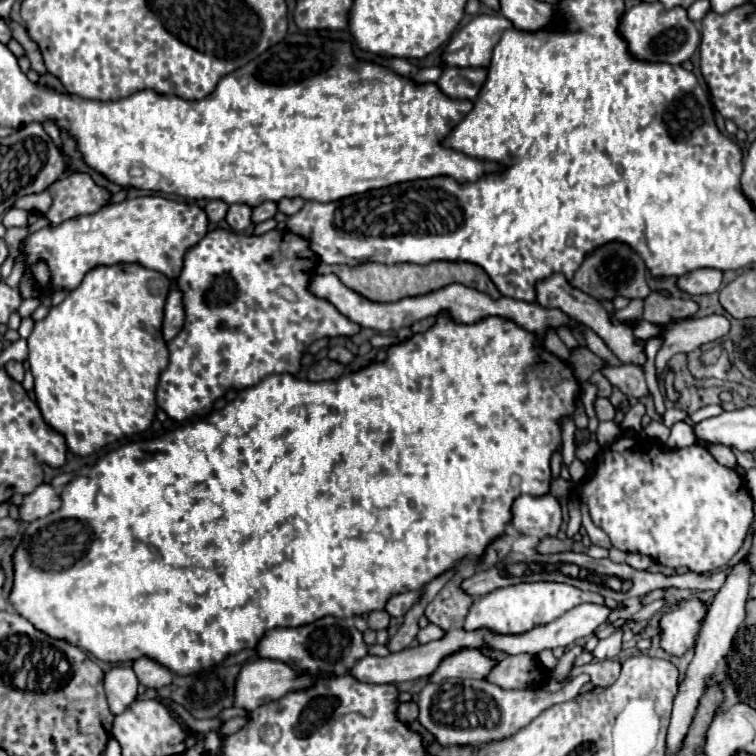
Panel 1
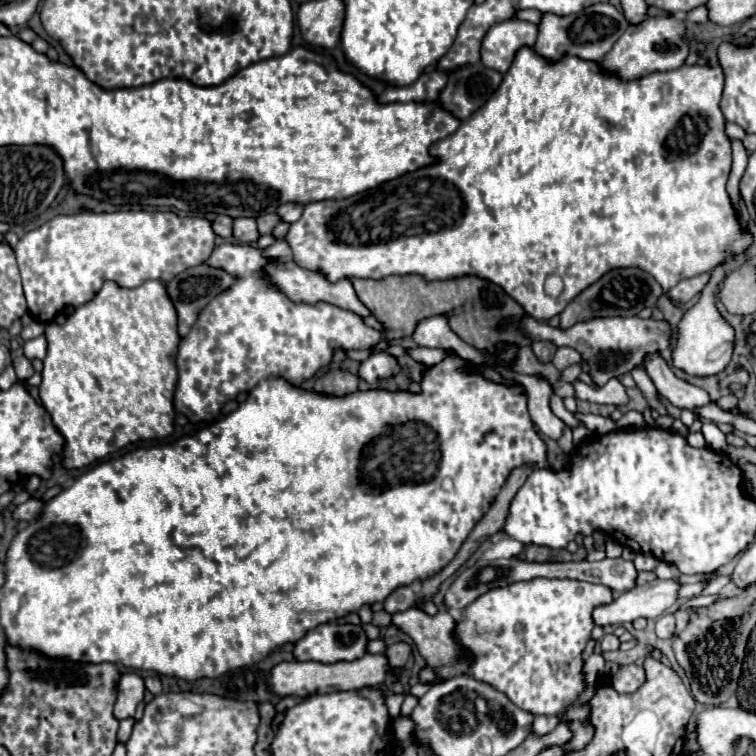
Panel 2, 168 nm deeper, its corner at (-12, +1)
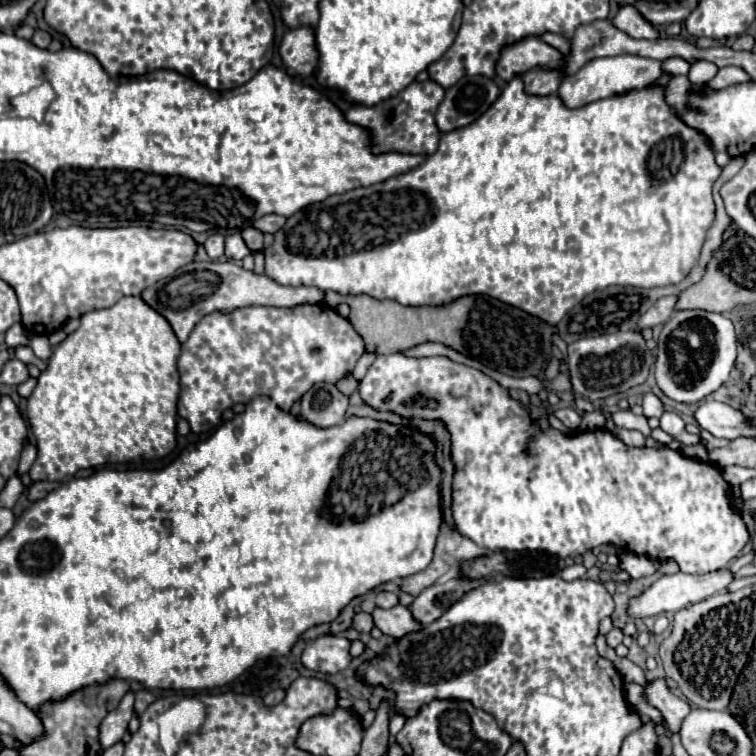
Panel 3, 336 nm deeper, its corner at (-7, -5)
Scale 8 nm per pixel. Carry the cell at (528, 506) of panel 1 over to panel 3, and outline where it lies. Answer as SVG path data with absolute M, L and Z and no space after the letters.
M403 353L379 355L379 357L375 357L367 375L363 377L363 381L359 385L359 395L369 407L373 407L377 411L391 411L405 419L429 419L429 421L439 419L445 423L445 427L451 433L451 461L455 467L453 485L451 485L453 523L455 523L455 529L463 537L475 541L481 547L487 547L493 551L497 551L497 549L507 549L507 551L529 549L529 551L547 551L557 557L575 557L575 555L583 555L585 551L589 551L597 545L613 543L621 549L633 551L637 555L647 555L651 559L659 559L659 561L675 559L681 565L681 571L685 571L685 573L709 573L709 571L727 567L731 559L741 555L743 547L749 541L747 525L745 525L743 517L731 507L729 485L721 477L721 471L715 465L689 459L689 457L681 455L679 451L671 451L671 449L627 447L619 437L615 437L607 429L591 429L591 431L579 431L579 433L569 433L569 435L561 433L553 427L541 429L535 423L535 419L531 419L529 409L521 401L509 397L509 391L505 387L501 387L497 381L493 381L483 371L467 367L463 363L455 363L449 357L441 357L441 355L437 355L437 357L405 357Z

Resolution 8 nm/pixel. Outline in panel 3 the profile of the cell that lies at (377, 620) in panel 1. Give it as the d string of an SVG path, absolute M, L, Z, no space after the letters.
M363 611L357 613L357 615L353 617L353 629L369 633L369 631L373 629L373 617L371 617L369 613L363 613Z

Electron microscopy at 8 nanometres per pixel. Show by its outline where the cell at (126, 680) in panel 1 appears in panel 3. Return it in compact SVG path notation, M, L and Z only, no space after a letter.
M127 693L121 699L119 707L115 711L111 711L99 725L99 743L103 749L121 741L131 717L133 717L133 693Z

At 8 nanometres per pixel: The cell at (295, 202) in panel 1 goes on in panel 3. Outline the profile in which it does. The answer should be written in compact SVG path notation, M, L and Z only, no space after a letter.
M265 215L261 219L255 219L255 223L251 223L251 227L259 229L261 233L275 233L283 227L283 223L285 223L285 217L281 217L281 215Z

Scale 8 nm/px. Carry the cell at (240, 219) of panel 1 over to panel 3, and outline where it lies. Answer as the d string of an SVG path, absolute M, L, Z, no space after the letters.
M239 233L225 237L225 257L235 259L235 261L241 261L241 259L243 259L245 255L249 255L249 253L251 253L251 251L247 249L247 245L245 245L245 241L241 239Z

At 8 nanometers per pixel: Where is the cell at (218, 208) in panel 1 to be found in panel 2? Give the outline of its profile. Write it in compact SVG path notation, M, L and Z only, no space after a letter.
M218 215L216 221L212 223L214 233L220 235L220 237L224 237L224 239L230 239L230 237L232 237L232 221L234 221L234 219L228 217L228 215Z

